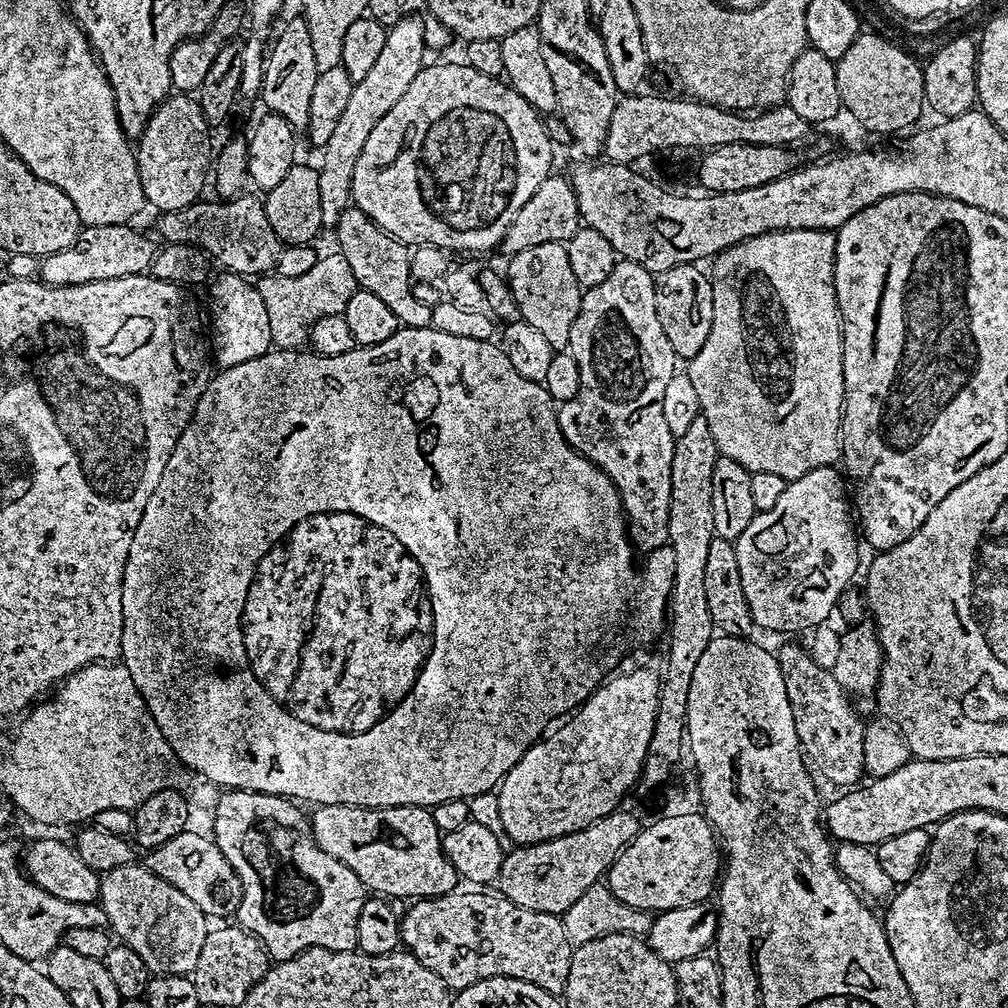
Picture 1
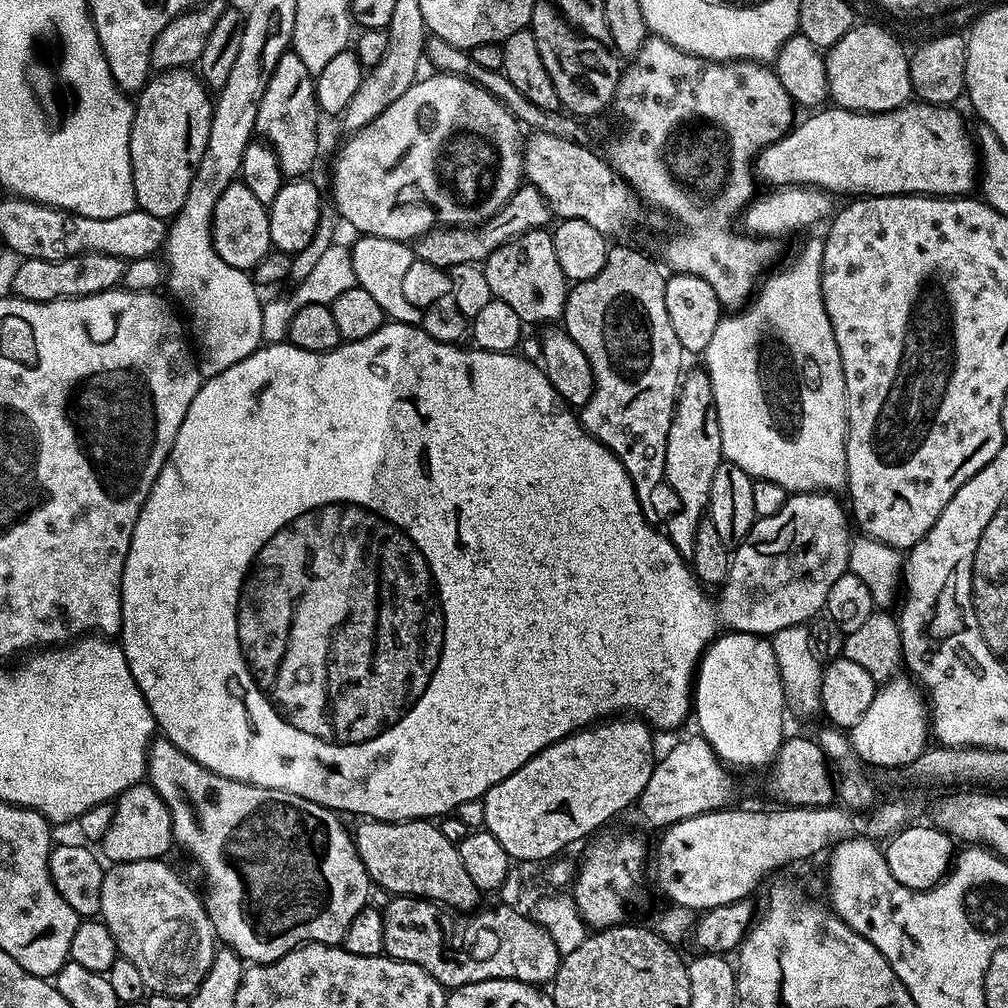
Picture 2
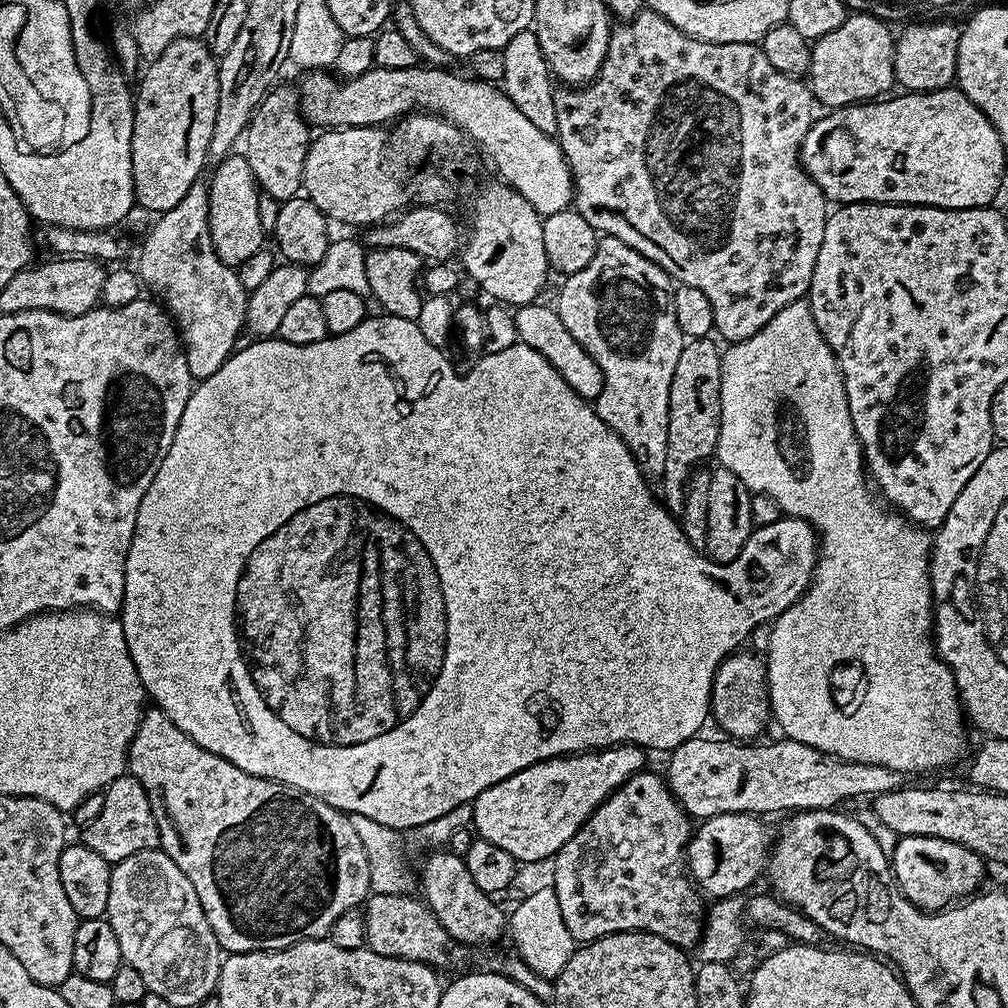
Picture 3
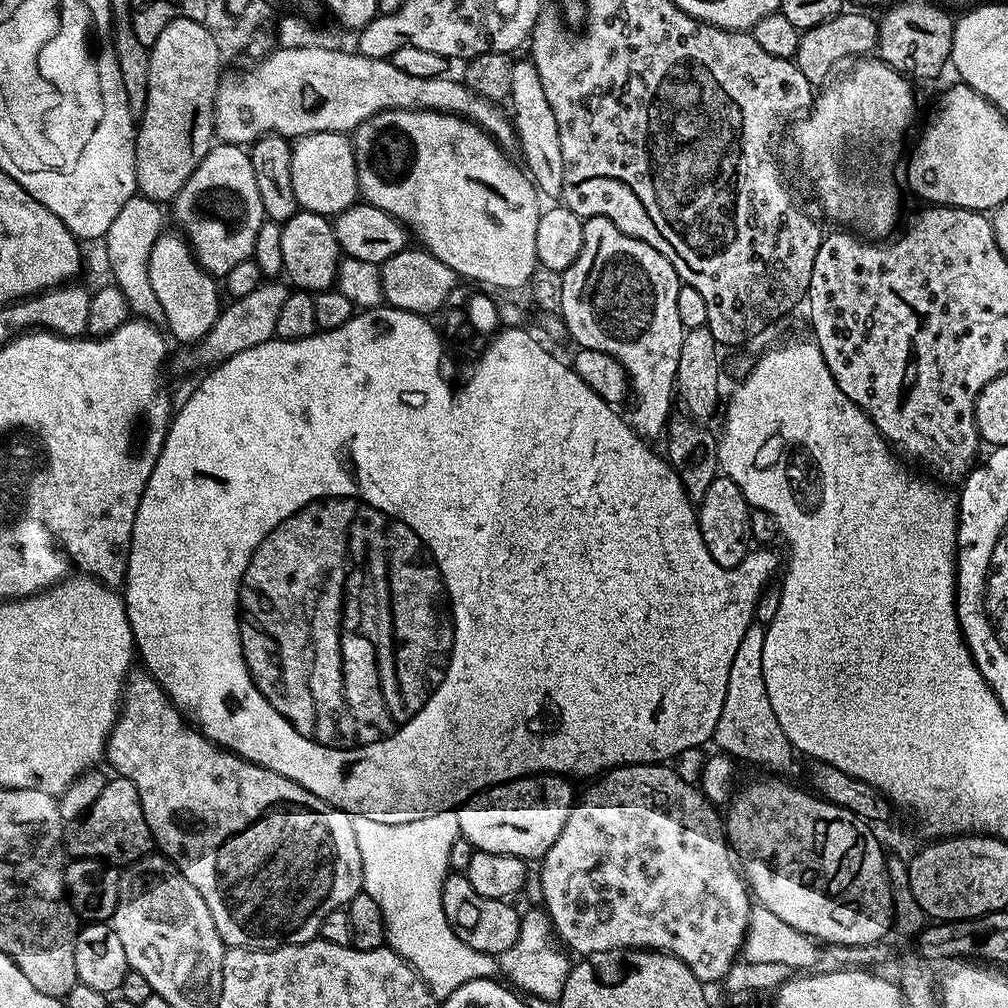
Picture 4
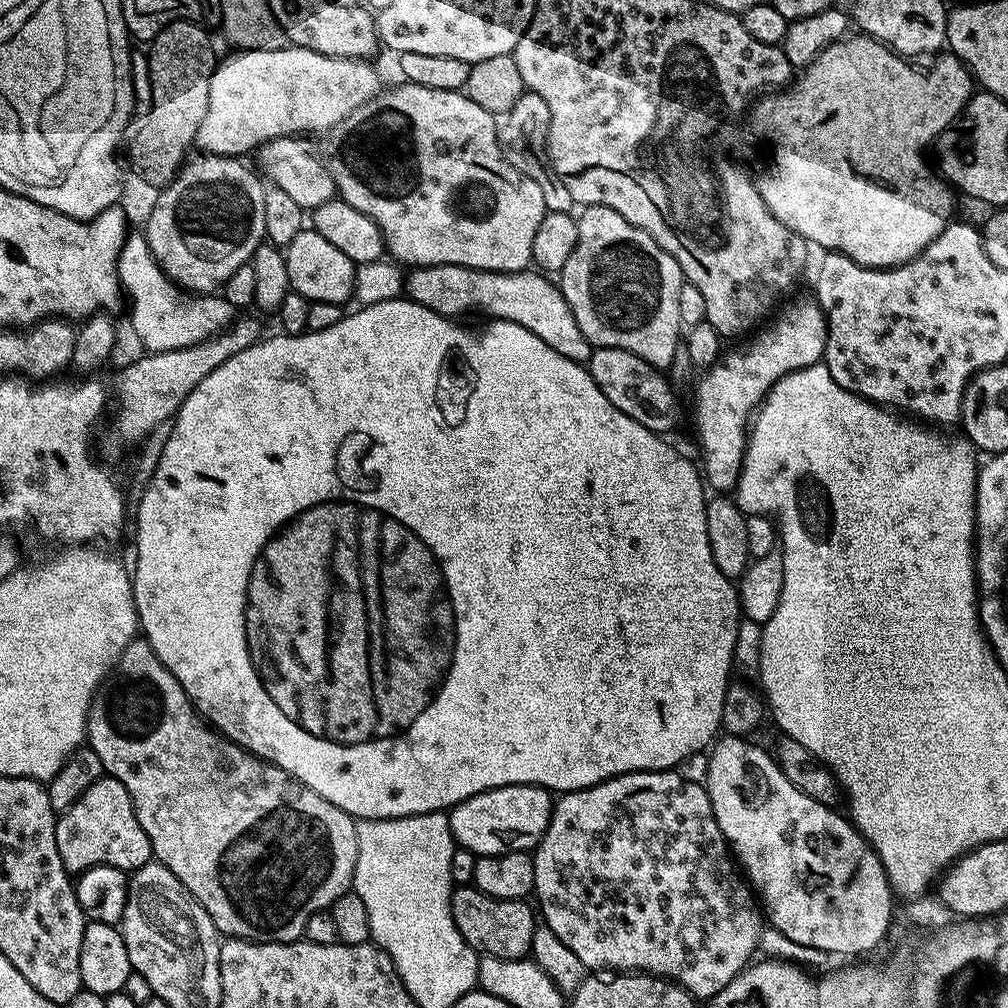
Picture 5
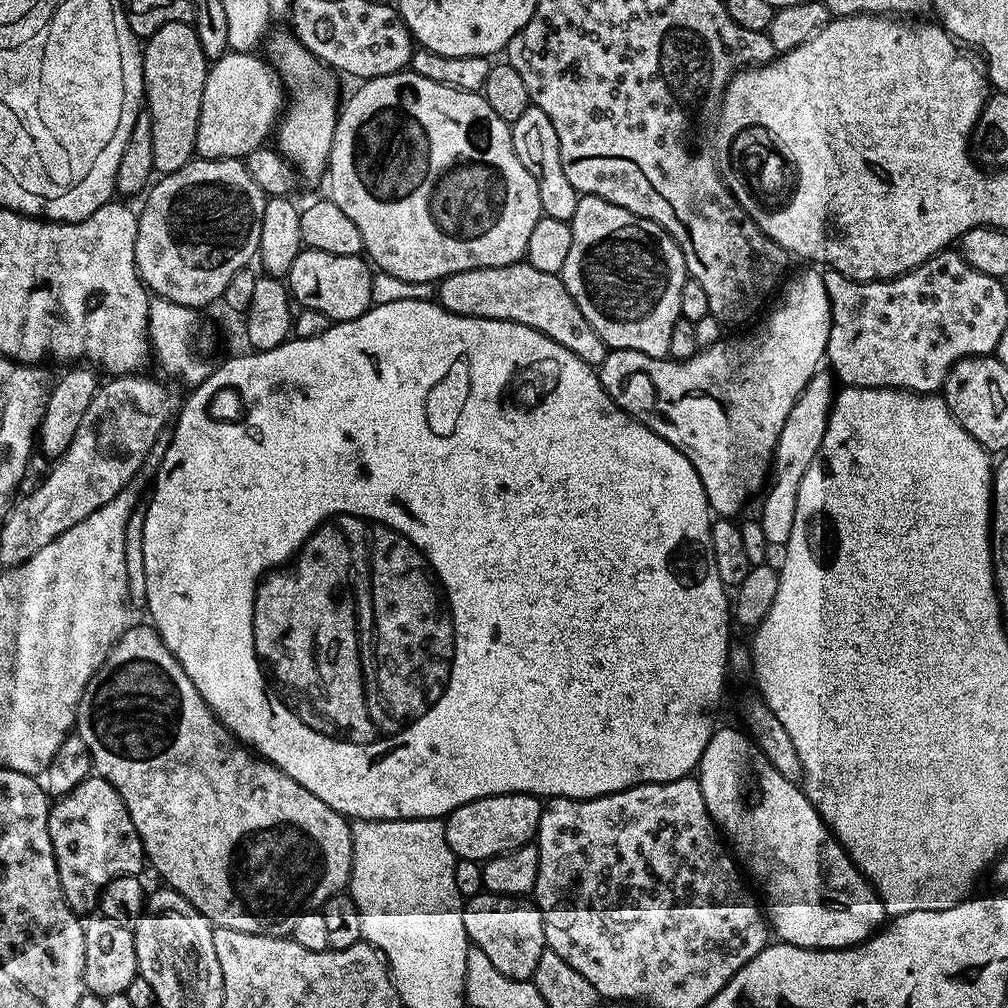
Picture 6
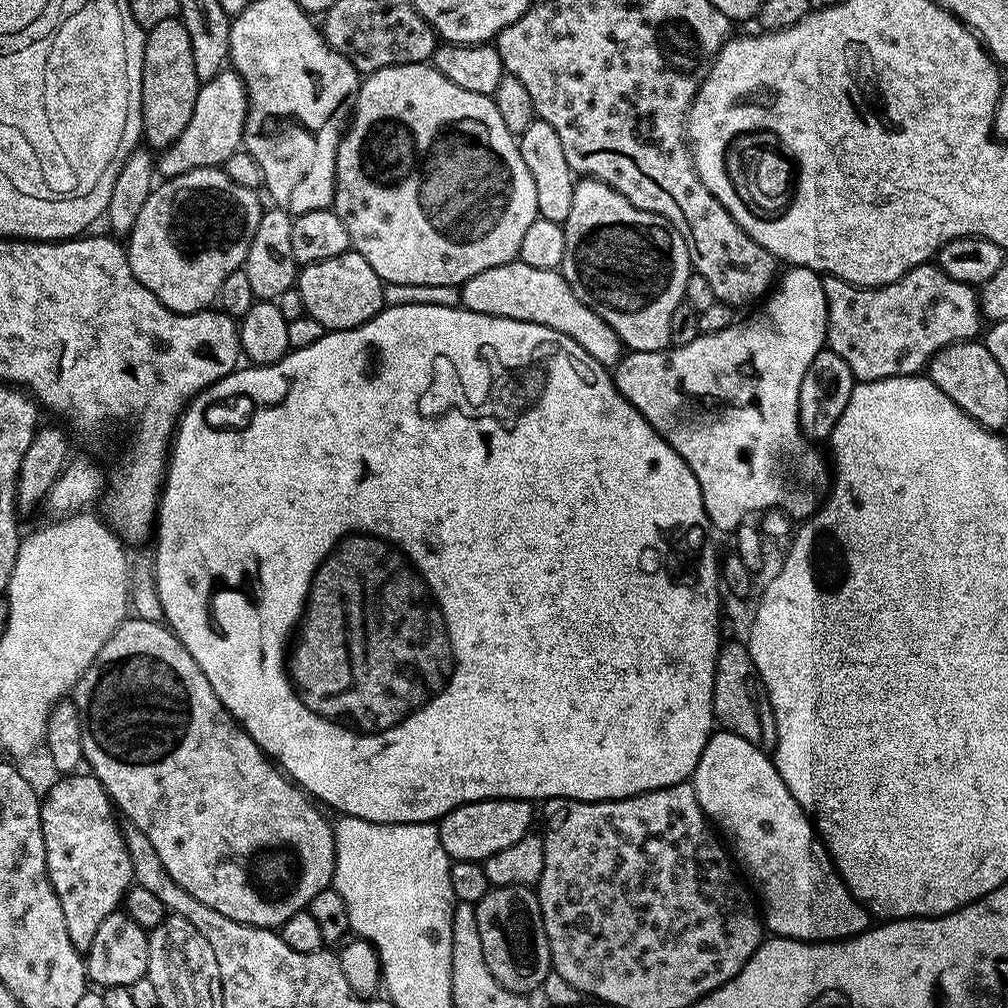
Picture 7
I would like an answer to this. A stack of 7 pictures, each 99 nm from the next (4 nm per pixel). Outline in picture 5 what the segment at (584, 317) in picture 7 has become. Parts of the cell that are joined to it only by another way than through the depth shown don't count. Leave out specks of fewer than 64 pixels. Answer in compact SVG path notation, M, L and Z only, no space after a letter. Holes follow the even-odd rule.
M439 264L412 268L406 276L407 299L418 302L439 316L460 318L463 312L485 312L488 318L509 320L526 326L530 334L538 334L550 350L558 350L566 358L587 365L594 345L578 330L574 314L555 283L536 270L523 272L487 272L466 266Z

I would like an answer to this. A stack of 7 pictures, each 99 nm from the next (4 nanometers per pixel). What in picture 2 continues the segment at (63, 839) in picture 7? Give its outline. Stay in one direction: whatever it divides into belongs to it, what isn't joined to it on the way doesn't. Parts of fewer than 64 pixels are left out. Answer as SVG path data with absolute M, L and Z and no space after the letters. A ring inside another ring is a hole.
M141 782L127 788L121 796L116 797L114 803L116 808L109 829L98 844L103 859L112 864L164 860L167 852L174 848L174 841L170 810L158 790L154 790L147 782Z

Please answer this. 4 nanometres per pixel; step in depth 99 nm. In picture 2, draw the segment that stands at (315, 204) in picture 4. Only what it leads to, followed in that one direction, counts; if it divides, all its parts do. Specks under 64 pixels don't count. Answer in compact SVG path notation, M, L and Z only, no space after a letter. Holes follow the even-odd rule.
M447 74L431 75L425 80L424 77L417 79L416 83L410 86L410 90L406 90L406 94L402 94L402 98L390 102L390 106L386 106L386 110L382 114L378 114L378 118L374 118L367 126L360 128L357 132L351 133L347 137L349 140L345 142L344 149L337 154L336 161L332 164L332 200L336 203L334 205L335 211L343 223L345 220L350 227L357 228L355 230L357 233L412 242L417 236L424 235L425 232L437 227L437 225L475 226L483 224L484 221L492 217L494 212L502 208L508 197L516 193L525 179L521 152L522 135L520 136L522 125L516 116L510 114L510 110L506 110L506 106L502 106L502 102L498 102L498 98L494 98L486 90L482 90L482 86L478 86L466 78ZM392 132L396 132L396 141L393 144ZM392 148L394 151L400 152L400 157L392 156ZM392 184L396 184L396 200L392 200Z

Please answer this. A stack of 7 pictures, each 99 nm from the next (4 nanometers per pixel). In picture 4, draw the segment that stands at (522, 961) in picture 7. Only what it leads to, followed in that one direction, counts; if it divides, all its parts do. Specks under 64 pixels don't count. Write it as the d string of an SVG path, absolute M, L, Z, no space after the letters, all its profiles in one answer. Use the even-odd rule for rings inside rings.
M449 874L442 886L442 910L446 910L446 922L454 930L466 946L474 946L474 950L482 950L482 954L490 954L499 958L514 942L518 942L521 913L516 912L514 903L498 898L485 898L470 886L467 875Z

